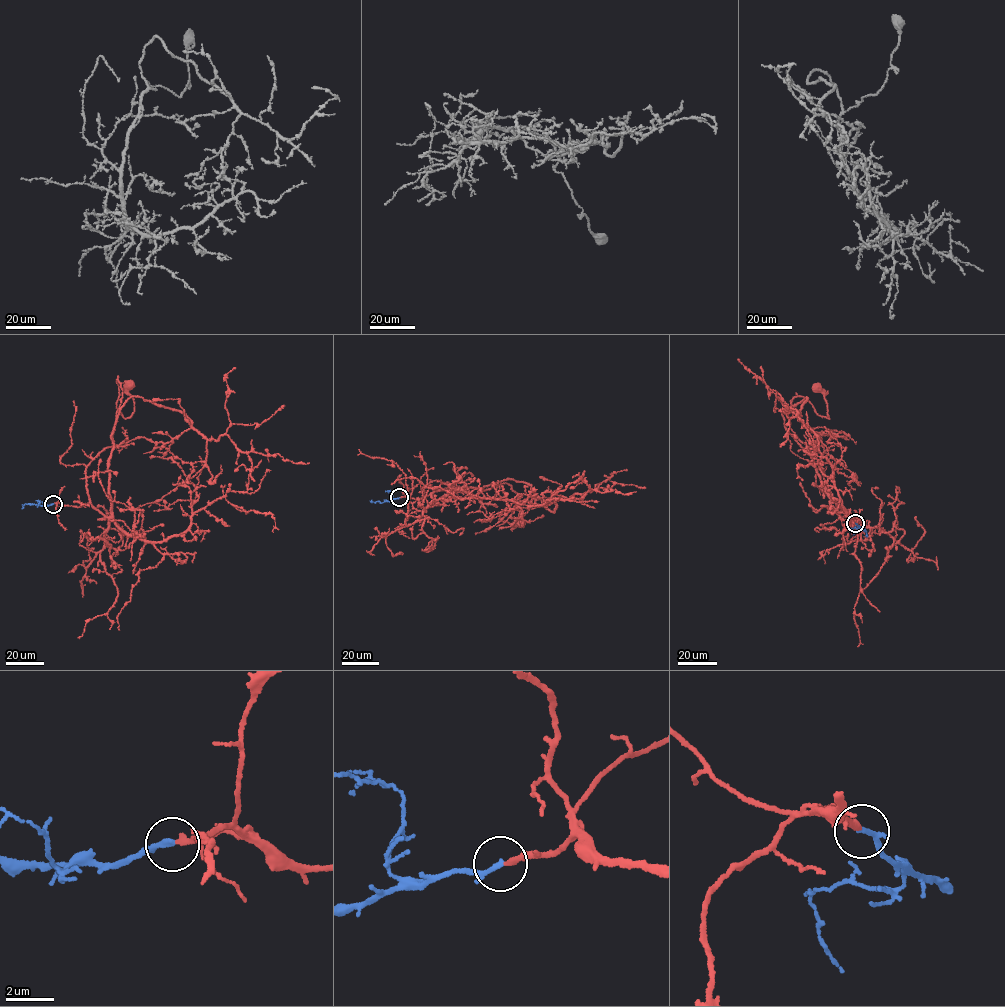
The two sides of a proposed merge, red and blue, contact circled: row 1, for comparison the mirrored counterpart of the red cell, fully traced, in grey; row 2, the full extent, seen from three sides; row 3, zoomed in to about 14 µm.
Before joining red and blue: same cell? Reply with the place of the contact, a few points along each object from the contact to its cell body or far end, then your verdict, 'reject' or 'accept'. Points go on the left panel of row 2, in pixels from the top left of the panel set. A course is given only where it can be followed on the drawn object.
(53, 504) | red via (54, 504), (89, 503), (110, 517), (117, 379), (126, 418), (128, 385) | blue via (54, 504), (26, 503), (21, 508) | accept

